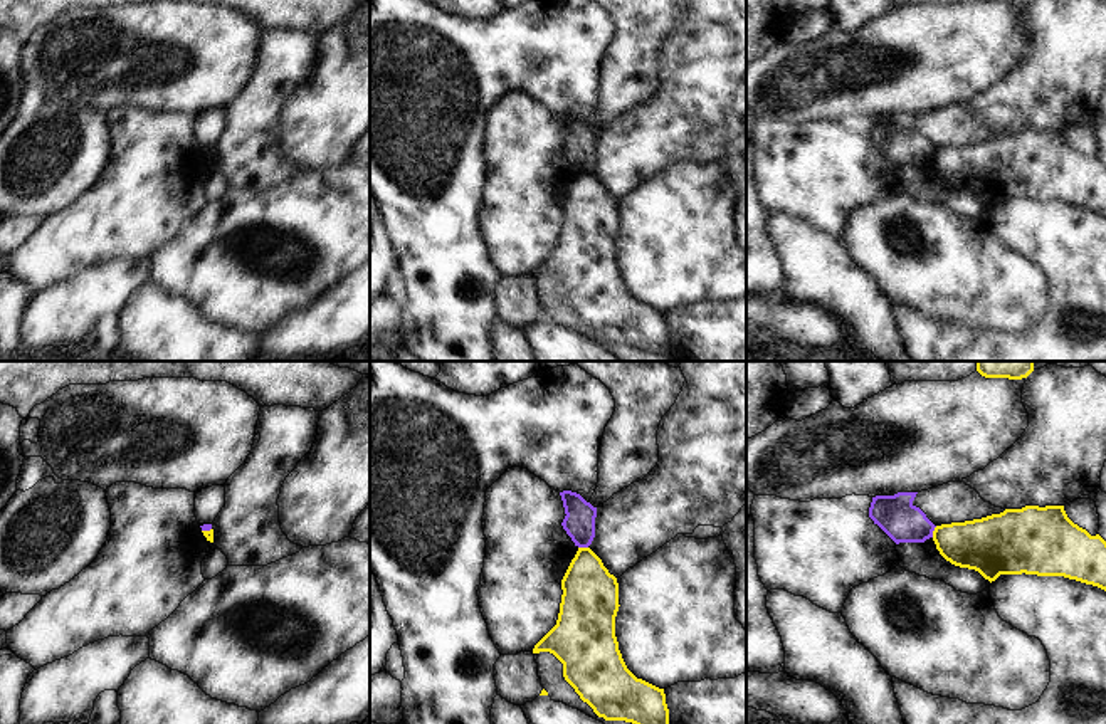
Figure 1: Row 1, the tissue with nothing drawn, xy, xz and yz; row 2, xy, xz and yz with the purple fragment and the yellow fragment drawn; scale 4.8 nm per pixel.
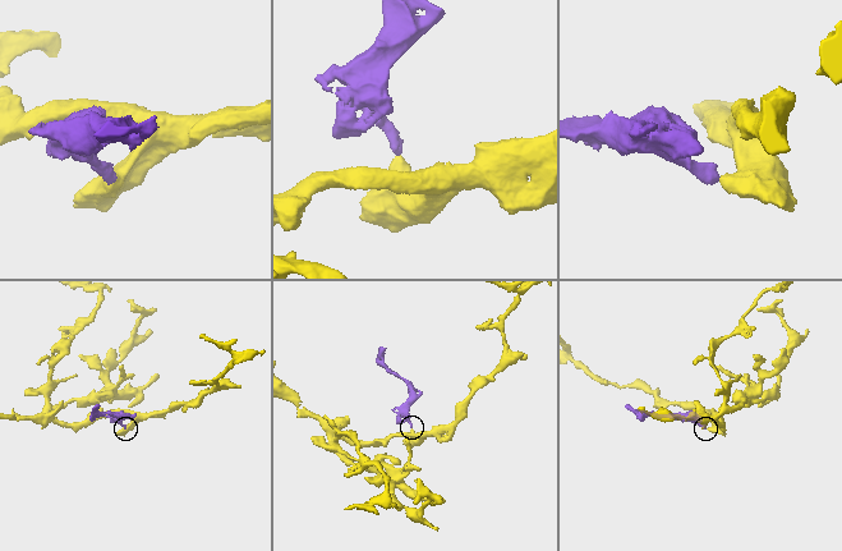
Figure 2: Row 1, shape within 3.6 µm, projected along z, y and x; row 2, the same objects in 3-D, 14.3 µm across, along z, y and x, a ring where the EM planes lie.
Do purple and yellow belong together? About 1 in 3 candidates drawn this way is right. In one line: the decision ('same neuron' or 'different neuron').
different neuron

